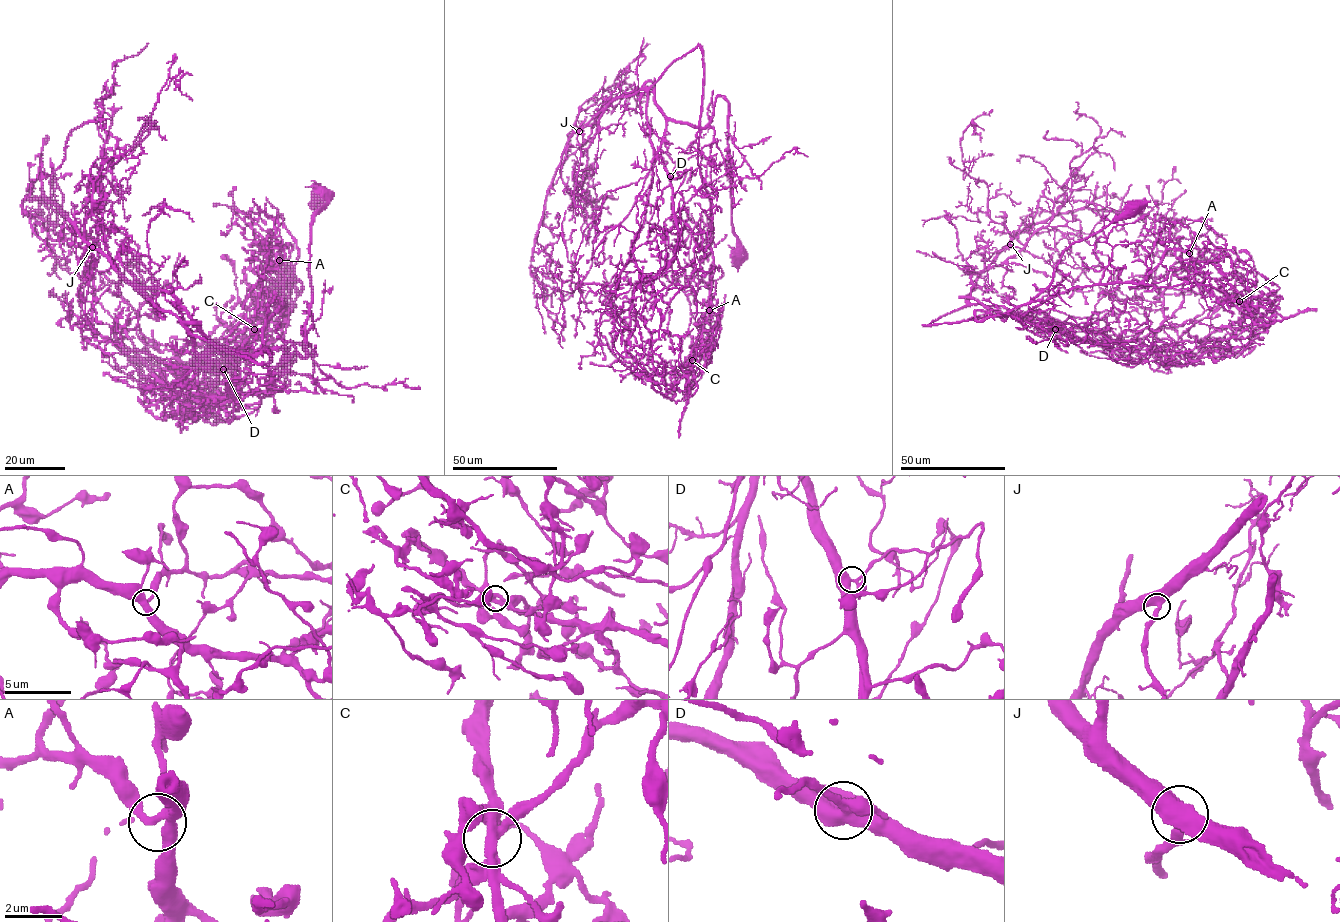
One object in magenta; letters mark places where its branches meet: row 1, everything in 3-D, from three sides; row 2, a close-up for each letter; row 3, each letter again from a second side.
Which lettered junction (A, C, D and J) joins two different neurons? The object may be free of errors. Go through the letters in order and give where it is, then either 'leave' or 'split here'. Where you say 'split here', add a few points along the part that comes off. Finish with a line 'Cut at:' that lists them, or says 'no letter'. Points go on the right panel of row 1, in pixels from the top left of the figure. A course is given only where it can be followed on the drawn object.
A: place (1189, 253); leave
C: place (1239, 301); split here; course (1239, 301), (1273, 309), (1283, 319), (1258, 324), (1246, 314), (1237, 323)
D: place (1055, 329); leave
J: place (1010, 244); leave
Cut at: C

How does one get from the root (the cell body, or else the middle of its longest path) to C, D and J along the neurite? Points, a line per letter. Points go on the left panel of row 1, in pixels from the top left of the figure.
C: (325, 195), (306, 356), (263, 346), (286, 305), (275, 296), (284, 324), (254, 329)
D: (325, 195), (311, 225), (306, 356), (303, 358), (291, 342), (254, 354), (218, 345), (204, 357), (223, 369)
J: (325, 195), (311, 225), (304, 358), (291, 342), (254, 354), (222, 348), (171, 294), (135, 288), (92, 247)

